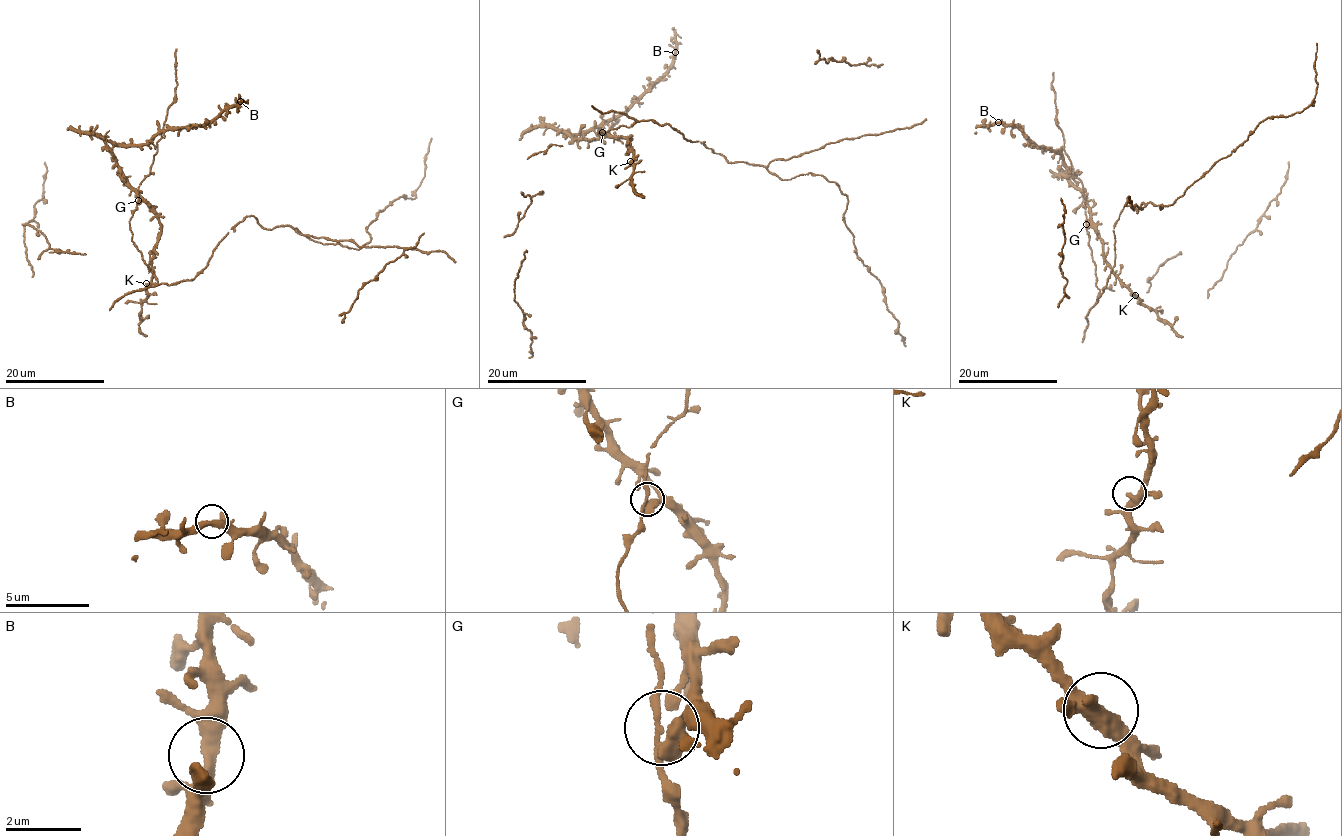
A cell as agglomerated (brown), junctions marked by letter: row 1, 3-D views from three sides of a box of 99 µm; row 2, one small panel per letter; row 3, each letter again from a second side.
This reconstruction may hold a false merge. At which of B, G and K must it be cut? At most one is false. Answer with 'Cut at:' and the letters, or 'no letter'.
Cut at: no letter

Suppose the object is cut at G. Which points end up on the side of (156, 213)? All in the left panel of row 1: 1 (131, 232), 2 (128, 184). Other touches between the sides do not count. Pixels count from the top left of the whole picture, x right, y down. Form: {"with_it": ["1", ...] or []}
{"with_it": ["2"]}

